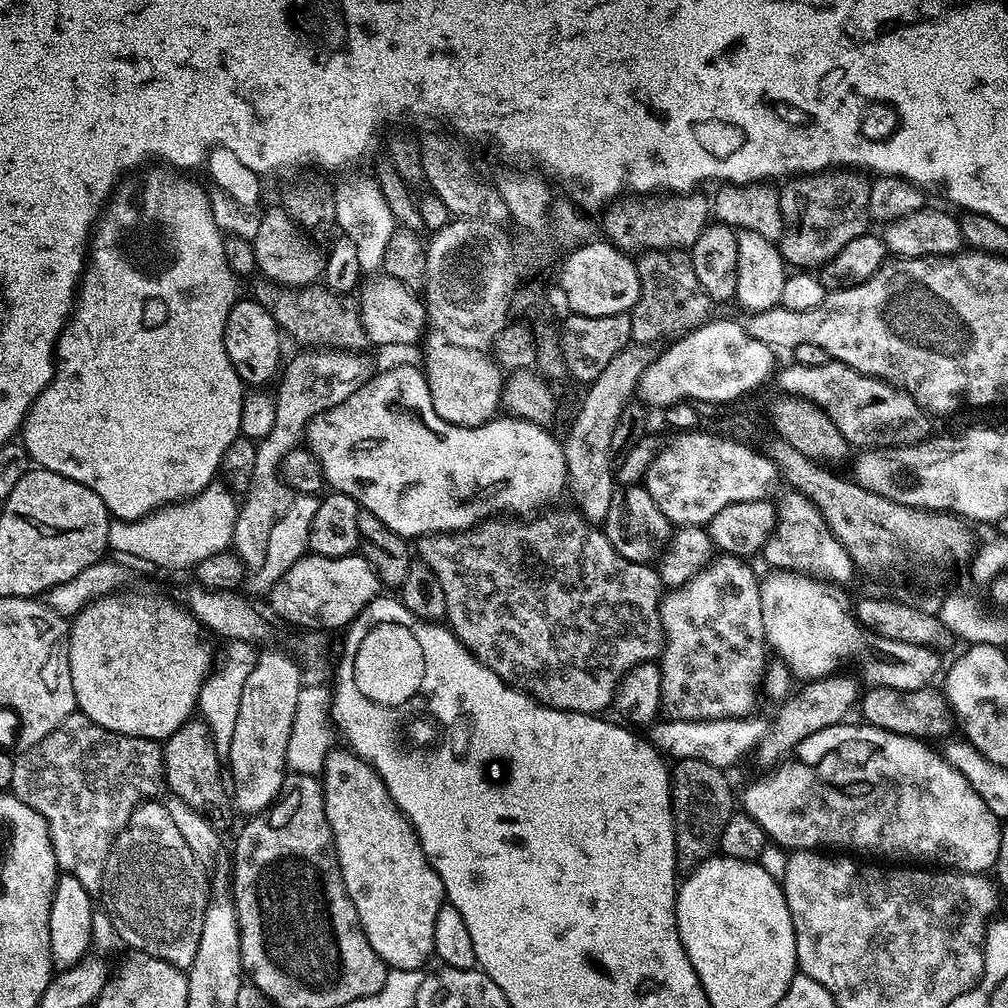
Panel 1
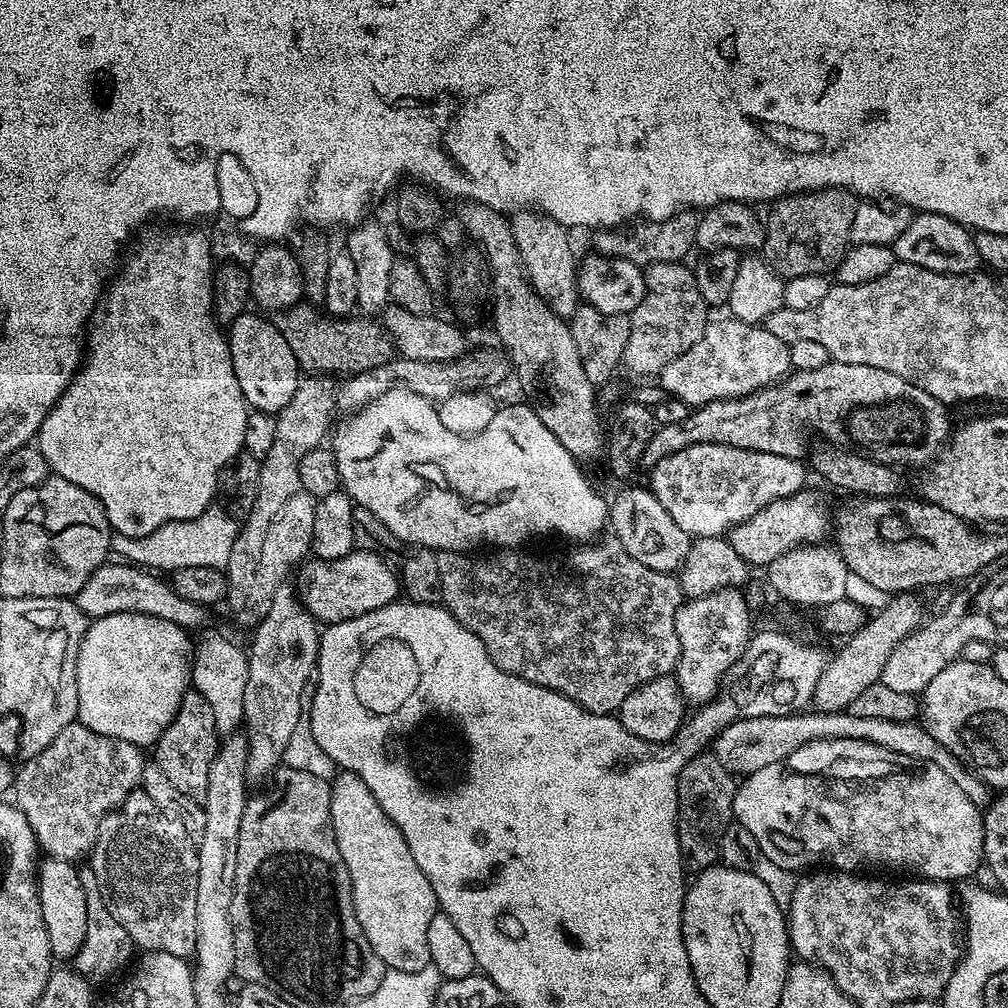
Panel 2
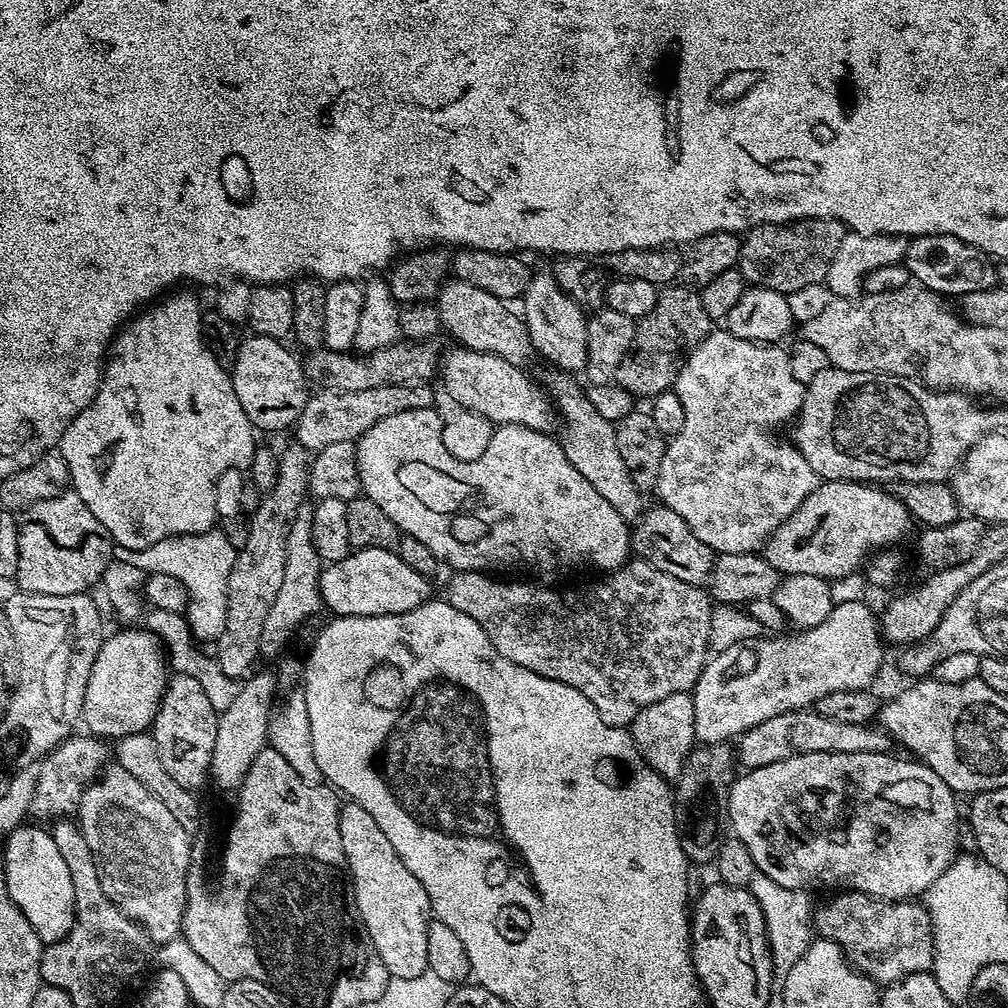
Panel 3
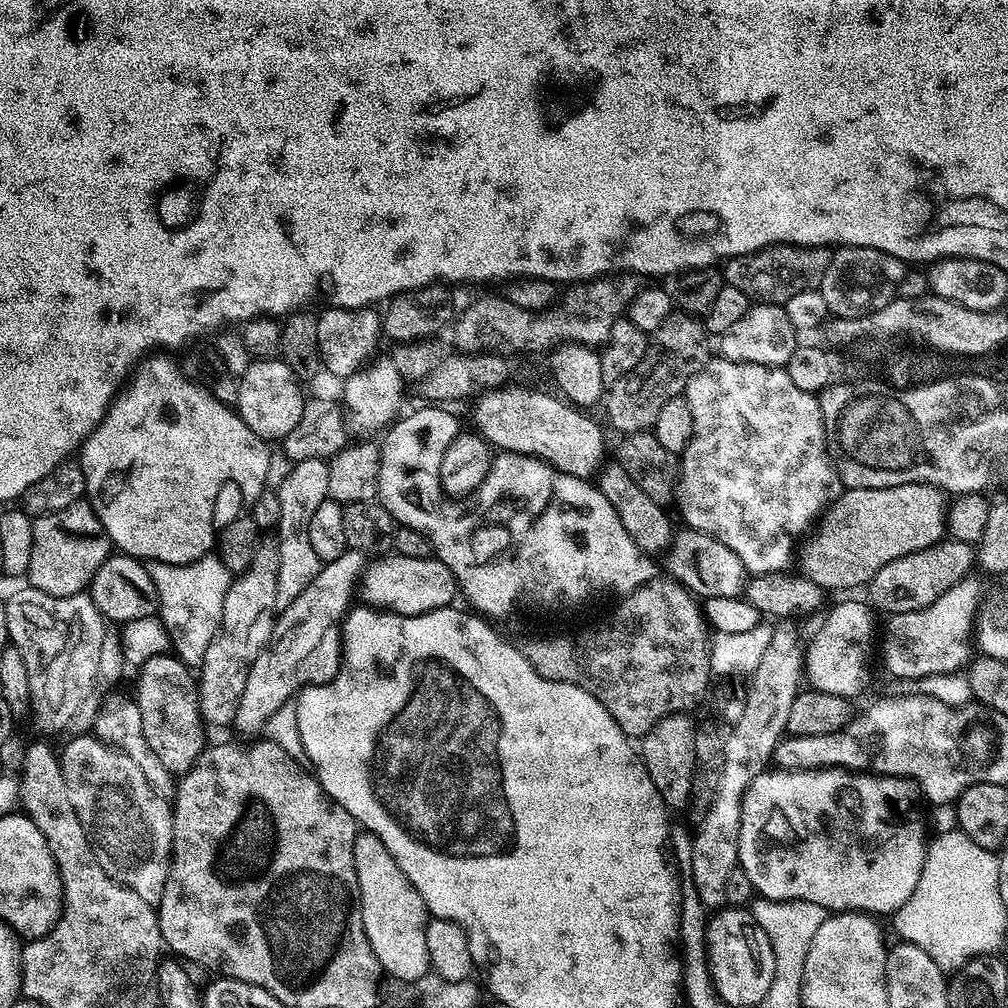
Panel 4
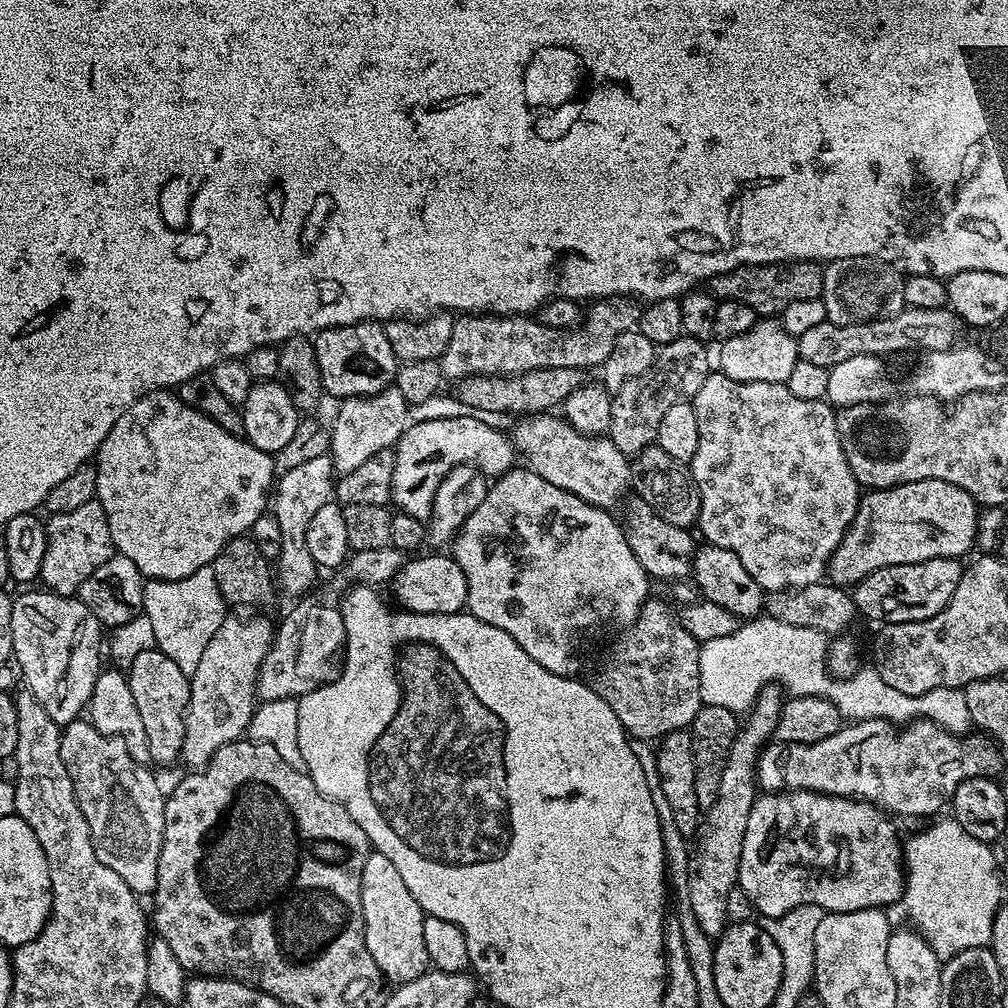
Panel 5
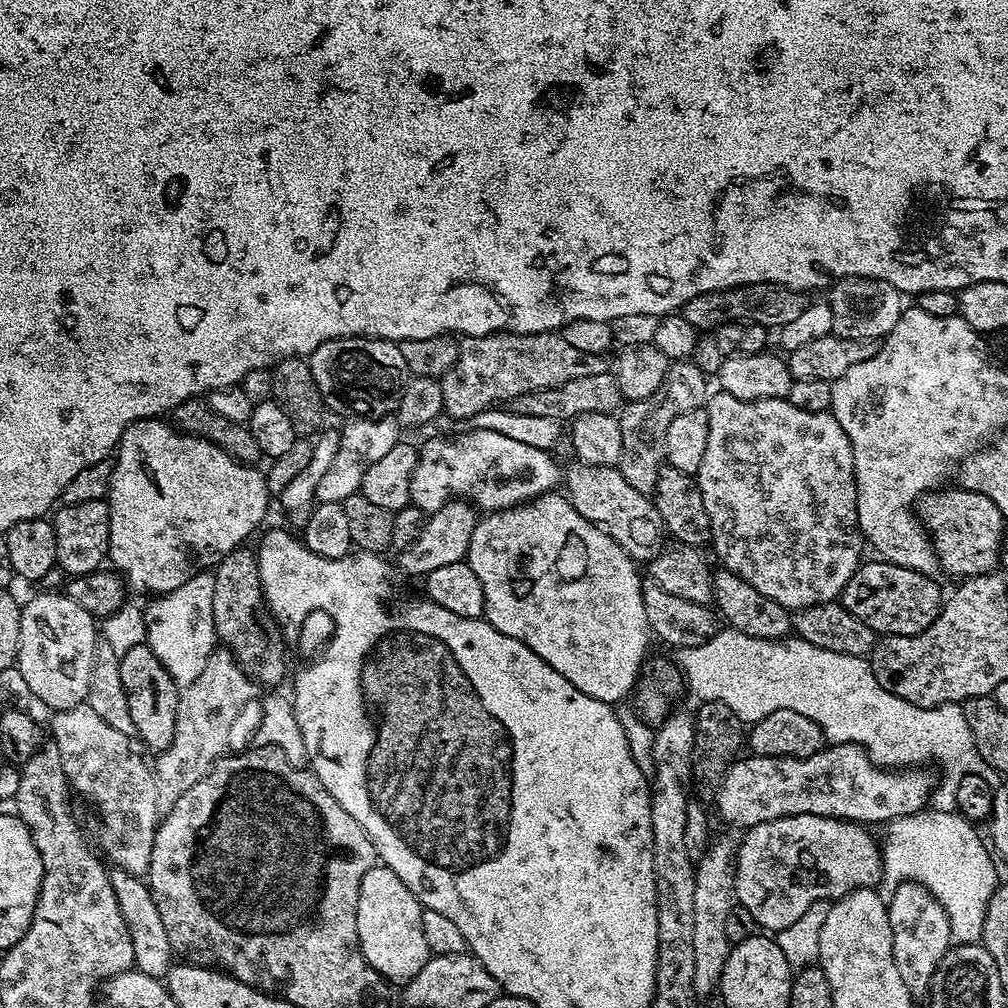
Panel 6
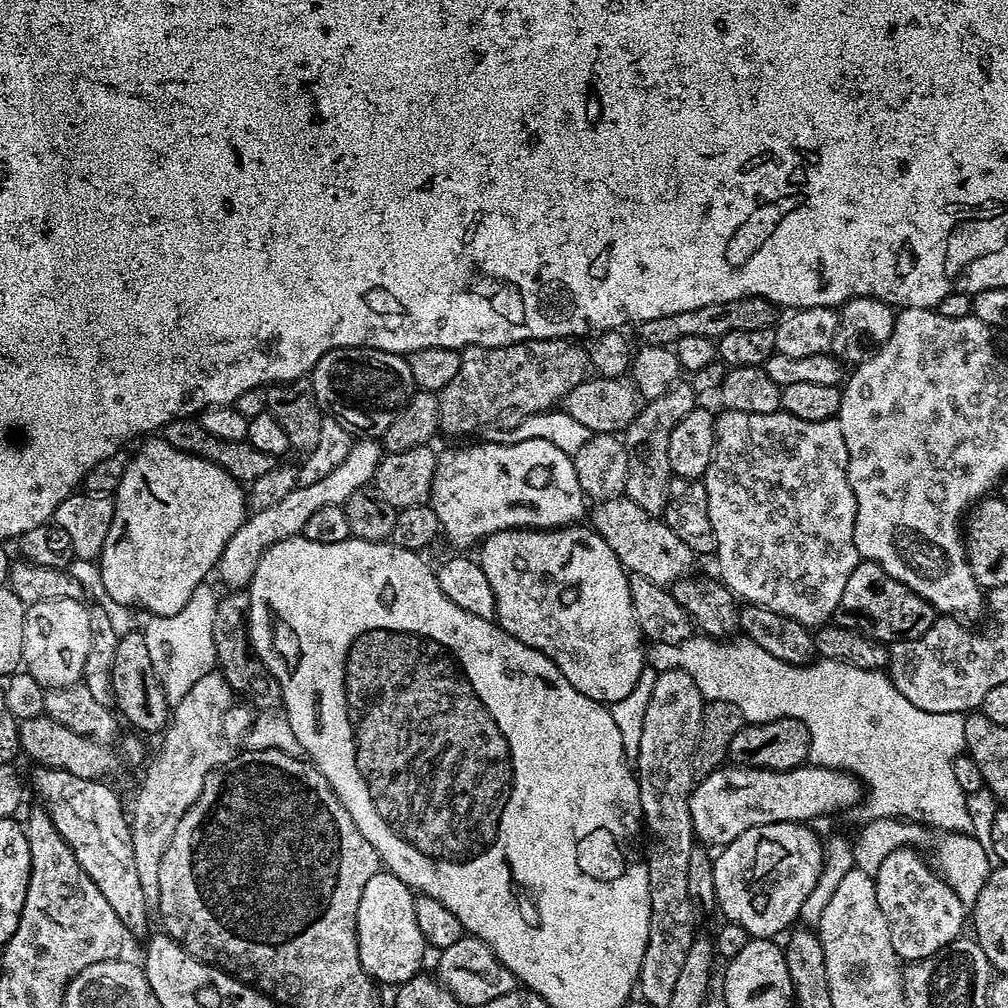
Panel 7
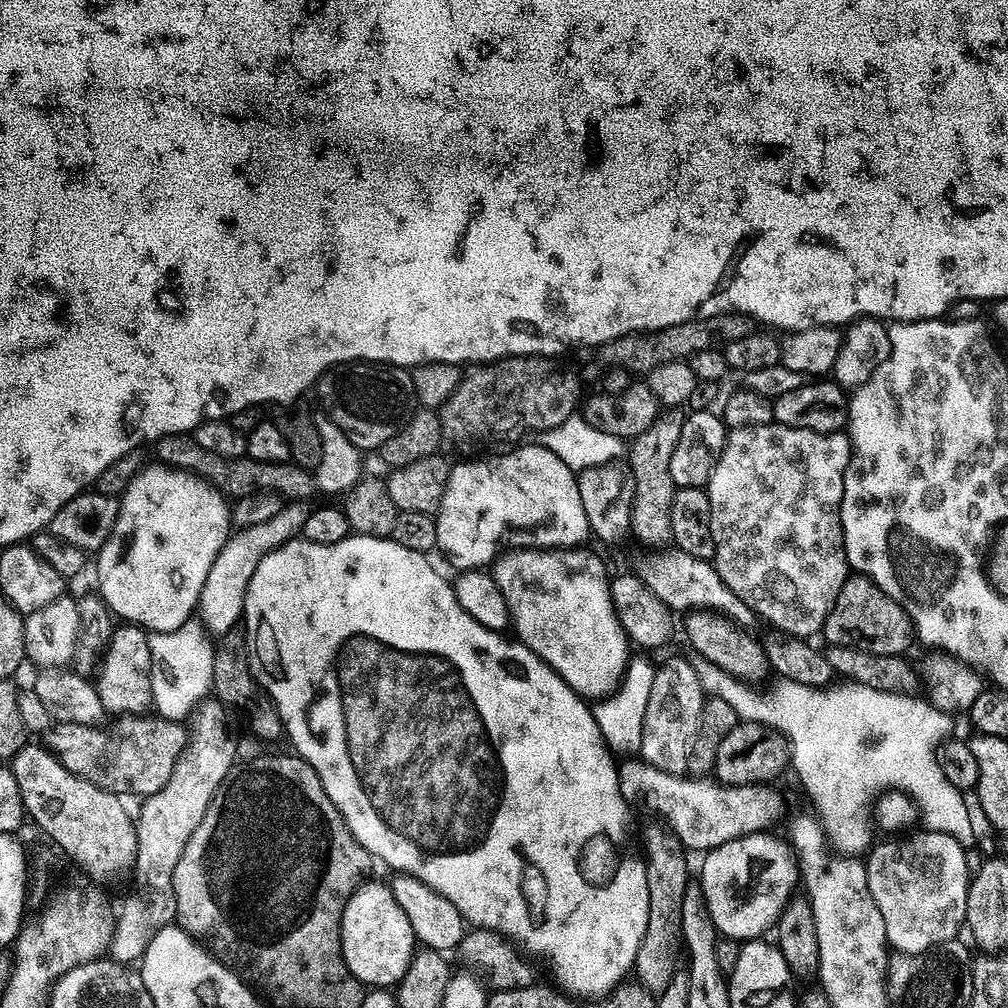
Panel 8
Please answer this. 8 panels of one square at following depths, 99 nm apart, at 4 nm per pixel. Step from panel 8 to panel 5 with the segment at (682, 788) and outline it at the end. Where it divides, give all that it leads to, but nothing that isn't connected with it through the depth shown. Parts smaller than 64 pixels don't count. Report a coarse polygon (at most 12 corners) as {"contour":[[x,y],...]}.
{"contour":[[923,718],[769,743],[765,793],[825,792],[935,817],[1002,752]]}

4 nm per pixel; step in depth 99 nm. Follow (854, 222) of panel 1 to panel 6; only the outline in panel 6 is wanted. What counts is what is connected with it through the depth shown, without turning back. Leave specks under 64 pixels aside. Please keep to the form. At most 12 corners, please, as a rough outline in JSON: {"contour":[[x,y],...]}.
{"contour":[[743,284],[685,302],[697,330],[748,320],[769,330],[806,310],[809,297],[775,284]]}

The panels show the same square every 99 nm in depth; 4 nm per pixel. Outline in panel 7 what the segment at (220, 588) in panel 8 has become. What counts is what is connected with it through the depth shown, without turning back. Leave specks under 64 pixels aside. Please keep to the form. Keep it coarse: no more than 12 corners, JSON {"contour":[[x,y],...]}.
{"contour":[[362,438],[317,484],[252,512],[220,555],[228,590],[244,590],[270,546],[303,533],[321,506],[369,485],[384,455]]}

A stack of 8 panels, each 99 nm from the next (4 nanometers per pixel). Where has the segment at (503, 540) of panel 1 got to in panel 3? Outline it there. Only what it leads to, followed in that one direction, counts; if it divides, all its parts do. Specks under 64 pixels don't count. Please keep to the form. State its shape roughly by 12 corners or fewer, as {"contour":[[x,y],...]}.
{"contour":[[629,559],[585,588],[451,573],[510,658],[627,729],[710,660],[703,587]]}

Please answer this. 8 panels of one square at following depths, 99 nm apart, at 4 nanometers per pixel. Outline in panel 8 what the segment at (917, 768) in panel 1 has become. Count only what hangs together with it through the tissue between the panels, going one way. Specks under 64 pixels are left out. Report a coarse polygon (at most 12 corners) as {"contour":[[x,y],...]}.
{"contour":[[771,831],[709,848],[700,864],[720,936],[763,937],[802,869]]}

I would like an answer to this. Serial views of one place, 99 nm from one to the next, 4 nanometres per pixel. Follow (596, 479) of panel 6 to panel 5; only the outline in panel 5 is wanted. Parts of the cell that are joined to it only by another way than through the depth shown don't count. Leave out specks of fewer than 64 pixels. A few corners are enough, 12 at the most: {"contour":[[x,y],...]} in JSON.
{"contour":[[534,414],[512,441],[531,471],[605,510],[630,460],[607,436]]}

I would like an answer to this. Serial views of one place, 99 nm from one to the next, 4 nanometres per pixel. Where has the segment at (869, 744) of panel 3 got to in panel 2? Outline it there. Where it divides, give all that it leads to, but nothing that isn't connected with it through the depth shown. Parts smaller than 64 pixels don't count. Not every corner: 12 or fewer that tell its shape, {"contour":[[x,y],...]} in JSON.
{"contour":[[850,710],[737,718],[710,748],[743,778],[798,746],[854,738],[946,770],[983,809],[990,789],[919,723]]}

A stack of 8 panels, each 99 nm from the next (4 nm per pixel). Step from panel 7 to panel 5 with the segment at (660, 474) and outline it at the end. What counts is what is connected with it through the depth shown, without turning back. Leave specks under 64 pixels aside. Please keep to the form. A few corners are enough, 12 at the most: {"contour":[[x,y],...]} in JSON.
{"contour":[[685,334],[612,396],[606,436],[626,457],[656,443],[666,410],[710,374]]}

